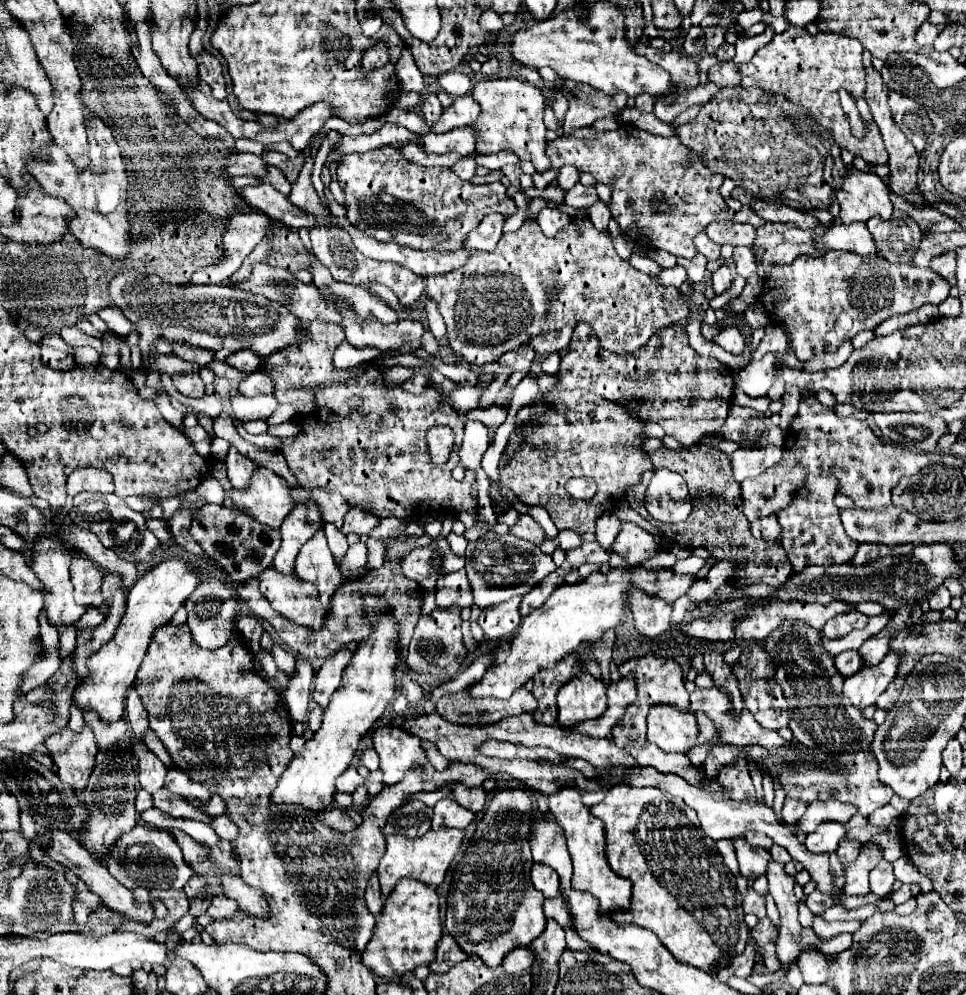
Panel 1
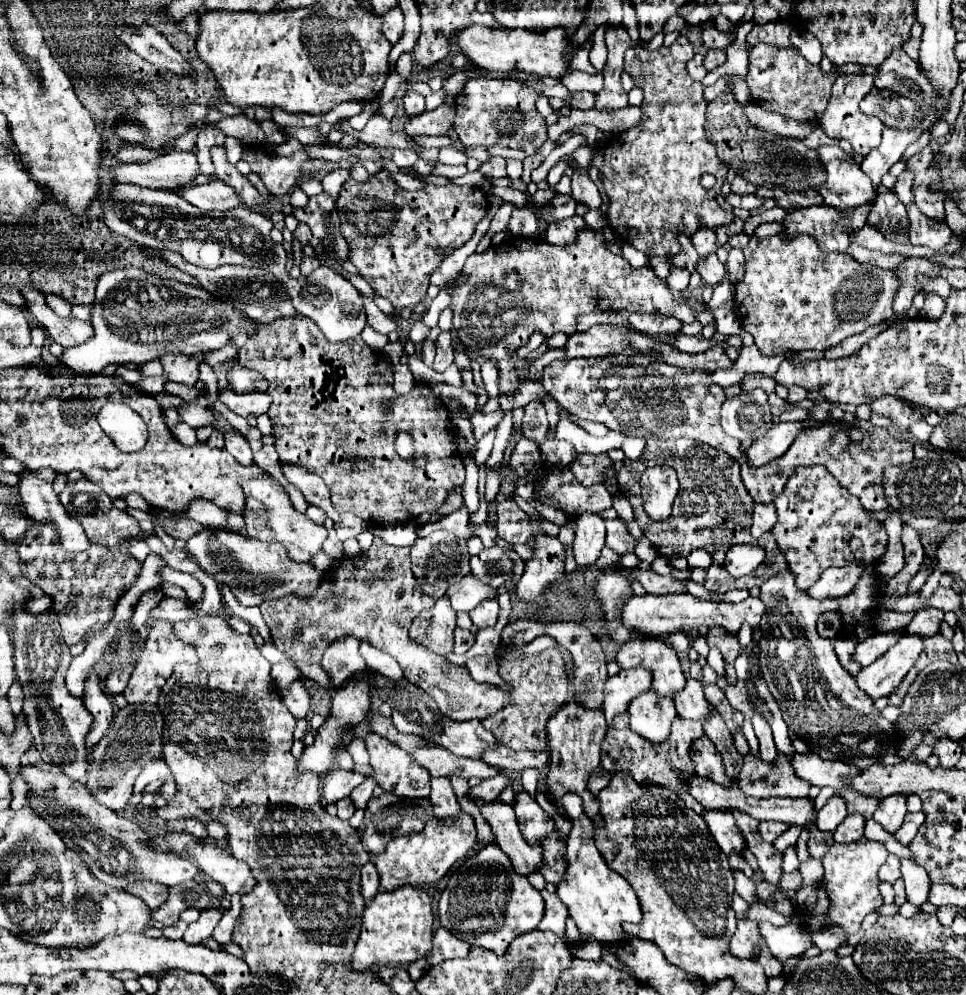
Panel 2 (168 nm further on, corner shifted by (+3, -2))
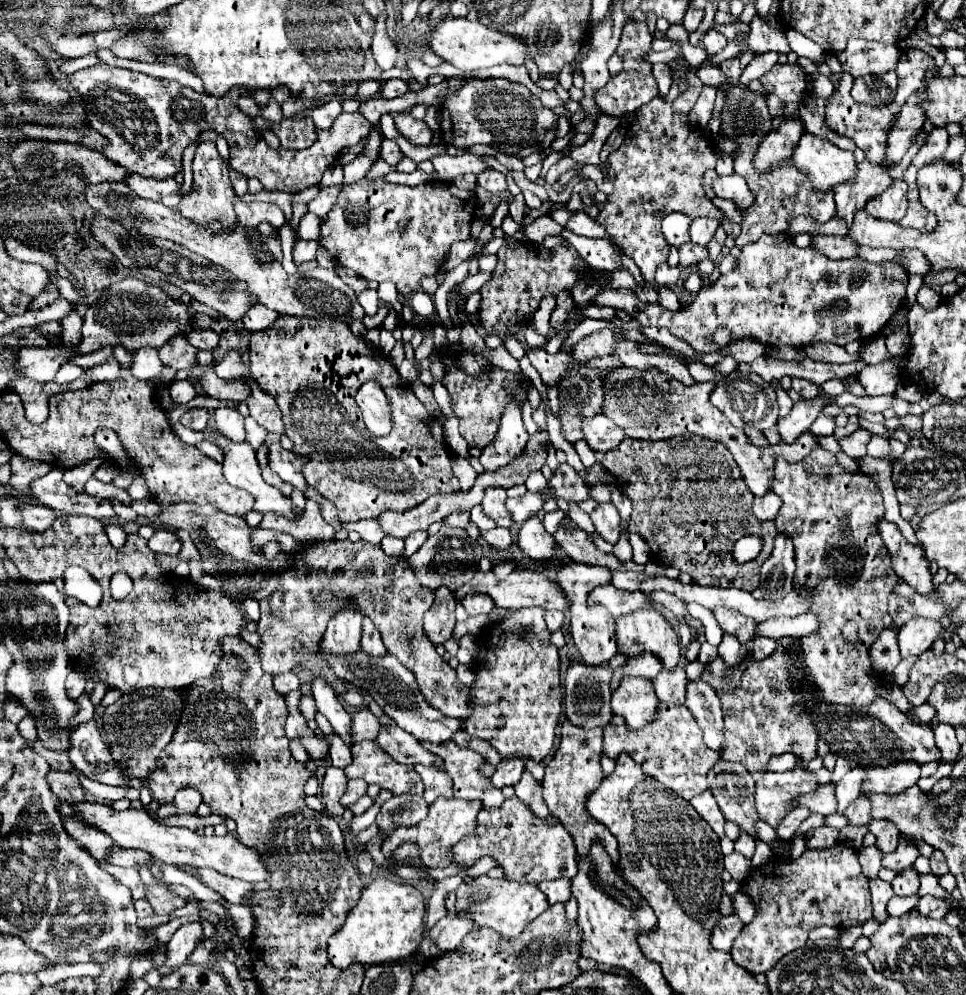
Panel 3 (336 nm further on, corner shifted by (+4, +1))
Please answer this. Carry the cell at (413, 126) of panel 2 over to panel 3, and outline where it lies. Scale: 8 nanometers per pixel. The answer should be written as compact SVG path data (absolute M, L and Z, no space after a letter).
M400 112L394 116L394 122L396 122L398 132L406 140L410 140L412 144L416 144L416 146L428 146L430 144L432 130L426 126L424 120L416 120L408 112Z

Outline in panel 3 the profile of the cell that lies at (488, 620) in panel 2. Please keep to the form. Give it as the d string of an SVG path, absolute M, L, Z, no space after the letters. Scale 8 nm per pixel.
M472 594L472 596L464 596L462 606L466 608L466 612L470 616L480 616L480 614L490 614L494 608L494 602L490 596L484 594Z

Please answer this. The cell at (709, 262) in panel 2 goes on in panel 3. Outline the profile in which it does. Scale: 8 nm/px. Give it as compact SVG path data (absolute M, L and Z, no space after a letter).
M688 242L684 248L680 248L680 266L692 266L692 264L698 264L702 260L706 260L710 254L708 254L708 248L706 246L696 246L692 242Z

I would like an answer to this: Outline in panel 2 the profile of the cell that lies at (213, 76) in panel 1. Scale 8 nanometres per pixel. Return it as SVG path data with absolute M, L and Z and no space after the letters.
M205 125L203 133L199 133L195 155L197 155L197 161L199 161L199 172L201 174L208 177L216 174L211 160L211 147L223 145L223 141L225 141L225 133L215 129L215 127L211 127L211 125Z

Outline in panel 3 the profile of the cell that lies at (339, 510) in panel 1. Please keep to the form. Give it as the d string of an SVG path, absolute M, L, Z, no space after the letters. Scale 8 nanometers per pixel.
M270 432L270 434L266 436L266 442L268 442L268 446L270 446L270 456L268 456L268 458L270 458L270 468L272 468L284 482L288 482L288 484L292 484L294 488L306 492L308 484L306 484L306 480L304 480L304 476L302 476L302 472L300 472L302 460L300 460L294 452L284 450L284 448L278 446L280 434Z

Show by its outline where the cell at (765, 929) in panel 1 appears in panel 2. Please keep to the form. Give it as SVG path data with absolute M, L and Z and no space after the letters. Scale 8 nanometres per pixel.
M745 919L745 921L737 923L737 931L729 943L729 951L739 959L749 959L755 943L759 943L759 941L761 941L761 935L759 935L757 923Z

